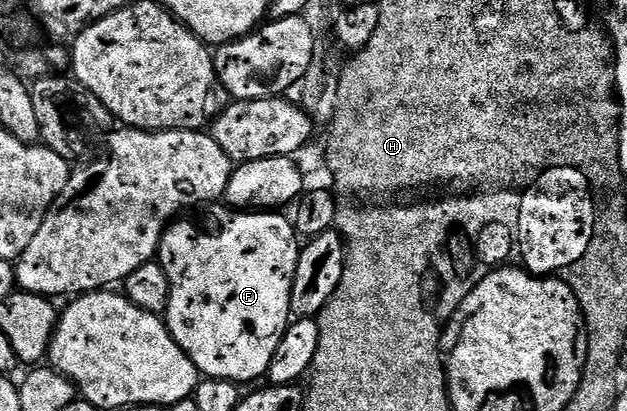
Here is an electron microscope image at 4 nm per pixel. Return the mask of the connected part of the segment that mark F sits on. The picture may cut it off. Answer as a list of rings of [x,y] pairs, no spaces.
[[[235,210],[230,213],[232,216],[220,226],[216,232],[202,232],[191,220],[176,219],[167,225],[167,231],[163,233],[159,250],[157,253],[157,262],[169,274],[169,306],[165,313],[167,329],[173,334],[177,346],[189,354],[189,358],[197,366],[197,370],[204,377],[212,380],[234,380],[236,382],[243,380],[257,380],[268,375],[270,363],[273,361],[274,351],[278,349],[278,344],[282,341],[287,332],[291,315],[291,291],[293,290],[293,278],[297,270],[297,262],[301,251],[301,240],[295,230],[295,225],[290,219],[287,220],[275,210]]]

